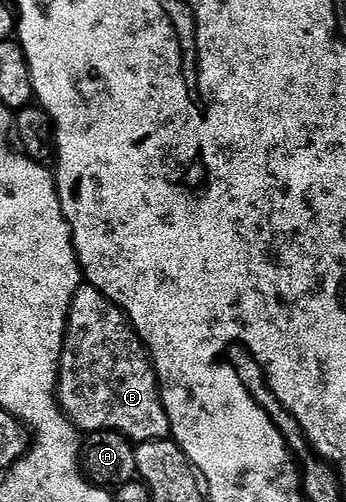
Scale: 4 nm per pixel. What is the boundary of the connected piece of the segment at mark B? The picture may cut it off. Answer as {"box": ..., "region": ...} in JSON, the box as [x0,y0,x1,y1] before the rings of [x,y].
{"box":[57,282,170,445],"region":[[[88,282],[82,283],[81,288],[75,290],[75,298],[69,307],[61,351],[61,375],[57,378],[57,403],[66,418],[82,434],[111,430],[123,434],[134,445],[148,440],[164,440],[170,435],[169,419],[161,401],[161,389],[157,386],[153,361],[149,359],[144,344],[121,308],[111,303],[94,284]]]}

